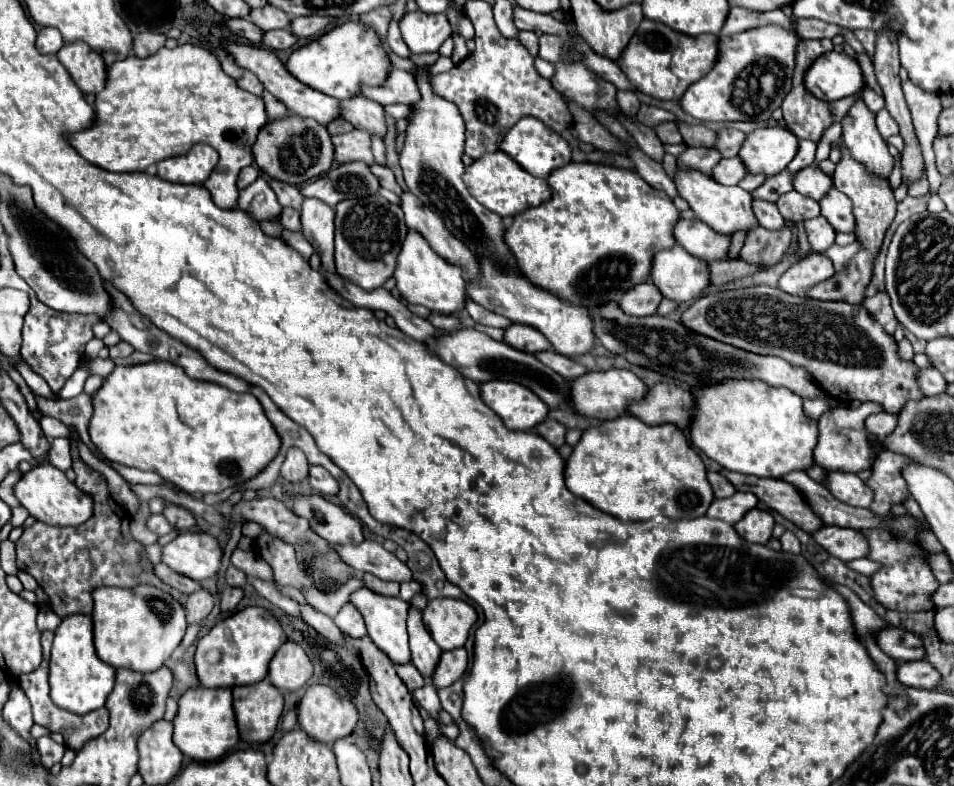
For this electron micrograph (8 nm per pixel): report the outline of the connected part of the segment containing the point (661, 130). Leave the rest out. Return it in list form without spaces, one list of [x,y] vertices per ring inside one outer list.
[[[665,122],[665,124],[657,126],[655,130],[657,130],[659,138],[661,138],[663,142],[667,142],[667,144],[677,144],[677,142],[681,142],[681,134],[679,134],[679,130],[677,130],[677,126],[675,126],[673,122]]]

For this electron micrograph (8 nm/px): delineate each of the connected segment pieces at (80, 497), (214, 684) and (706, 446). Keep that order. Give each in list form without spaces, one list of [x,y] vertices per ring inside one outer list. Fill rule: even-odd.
[[[37,464],[15,484],[15,496],[29,510],[33,518],[49,526],[79,526],[93,514],[93,496],[79,490],[59,468],[51,464]]]
[[[247,606],[221,620],[197,642],[195,670],[199,684],[205,688],[235,688],[261,682],[267,676],[267,666],[273,654],[281,646],[281,634],[283,630],[277,618],[257,606]],[[209,652],[219,652],[219,658],[211,662]]]
[[[723,380],[723,384],[701,390],[701,394],[697,396],[695,420],[691,424],[691,442],[711,460],[719,462],[723,468],[731,472],[783,478],[793,470],[805,472],[813,466],[813,450],[819,438],[817,420],[805,414],[801,396],[787,388],[775,388],[763,384],[761,380]]]

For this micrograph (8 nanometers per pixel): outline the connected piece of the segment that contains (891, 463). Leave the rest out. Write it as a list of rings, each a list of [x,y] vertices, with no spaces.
[[[889,450],[881,452],[875,458],[875,464],[871,468],[873,476],[867,480],[867,484],[875,492],[875,502],[871,504],[871,510],[875,510],[875,514],[879,514],[881,518],[889,516],[889,506],[893,502],[899,504],[909,494],[907,484],[901,476],[901,468],[907,462],[909,460],[905,460],[905,456],[893,454]]]

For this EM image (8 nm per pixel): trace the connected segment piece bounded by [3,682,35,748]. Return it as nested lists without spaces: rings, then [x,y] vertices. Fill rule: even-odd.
[[[15,682],[15,686],[11,686],[9,692],[9,700],[3,706],[3,718],[13,724],[13,728],[31,742],[31,746],[35,748],[35,742],[29,738],[29,730],[33,726],[33,718],[31,718],[31,704],[23,692],[23,688]]]

